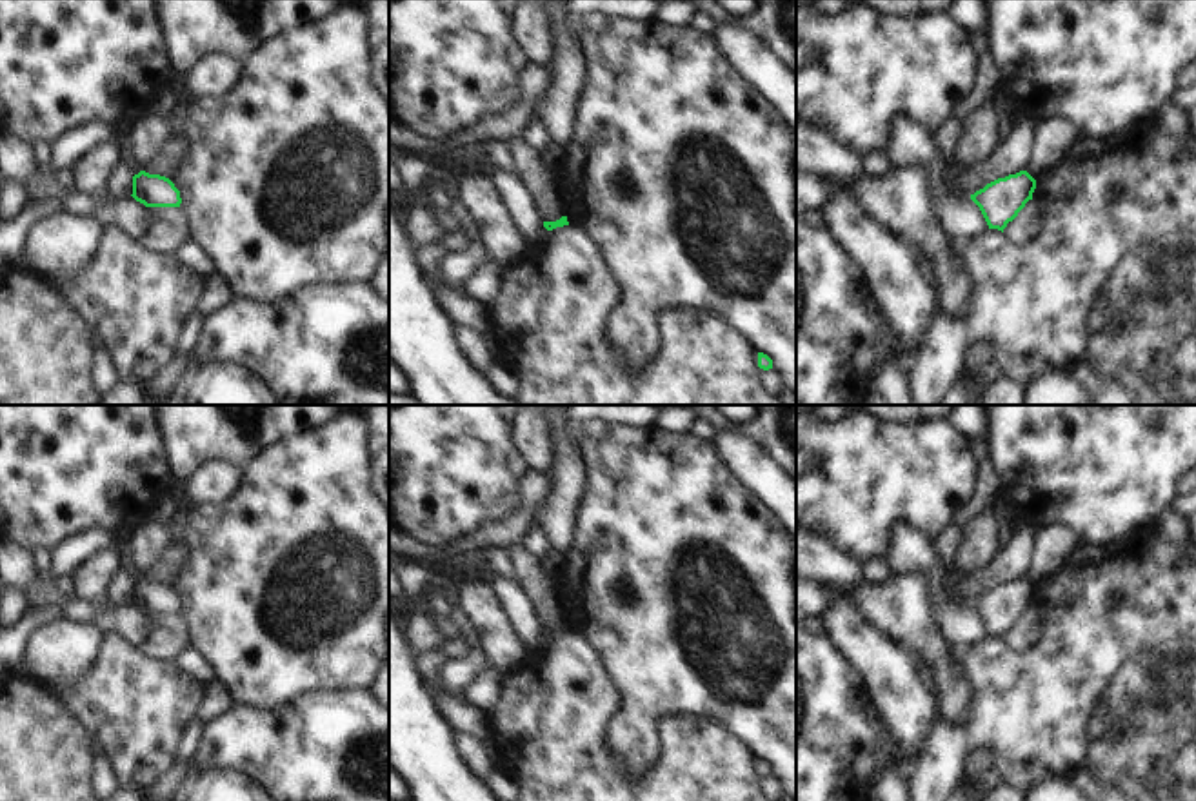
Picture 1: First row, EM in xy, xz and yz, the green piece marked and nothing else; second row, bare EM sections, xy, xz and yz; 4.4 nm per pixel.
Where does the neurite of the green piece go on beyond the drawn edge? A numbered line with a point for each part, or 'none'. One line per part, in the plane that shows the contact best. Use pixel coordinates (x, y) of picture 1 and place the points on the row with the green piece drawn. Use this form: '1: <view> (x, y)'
none

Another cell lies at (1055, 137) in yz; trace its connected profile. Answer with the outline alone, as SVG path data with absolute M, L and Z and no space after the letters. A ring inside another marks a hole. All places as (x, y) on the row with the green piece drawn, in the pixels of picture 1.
M1052 116L1049 120L1040 120L1027 173L1034 178L1047 167L1056 165L1080 134L1080 127L1069 118Z

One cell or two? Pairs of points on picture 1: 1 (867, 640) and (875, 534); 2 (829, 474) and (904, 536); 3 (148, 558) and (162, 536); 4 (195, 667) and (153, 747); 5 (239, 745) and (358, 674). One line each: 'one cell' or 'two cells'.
1: two cells
2: two cells
3: one cell
4: two cells
5: two cells

